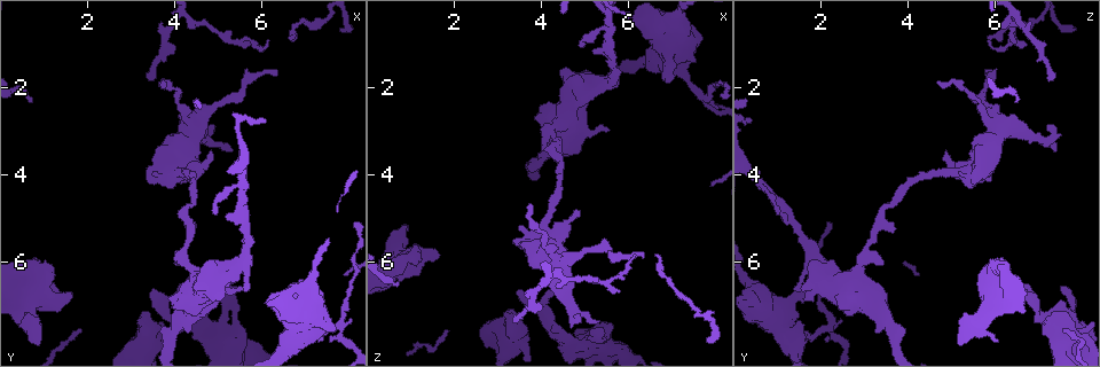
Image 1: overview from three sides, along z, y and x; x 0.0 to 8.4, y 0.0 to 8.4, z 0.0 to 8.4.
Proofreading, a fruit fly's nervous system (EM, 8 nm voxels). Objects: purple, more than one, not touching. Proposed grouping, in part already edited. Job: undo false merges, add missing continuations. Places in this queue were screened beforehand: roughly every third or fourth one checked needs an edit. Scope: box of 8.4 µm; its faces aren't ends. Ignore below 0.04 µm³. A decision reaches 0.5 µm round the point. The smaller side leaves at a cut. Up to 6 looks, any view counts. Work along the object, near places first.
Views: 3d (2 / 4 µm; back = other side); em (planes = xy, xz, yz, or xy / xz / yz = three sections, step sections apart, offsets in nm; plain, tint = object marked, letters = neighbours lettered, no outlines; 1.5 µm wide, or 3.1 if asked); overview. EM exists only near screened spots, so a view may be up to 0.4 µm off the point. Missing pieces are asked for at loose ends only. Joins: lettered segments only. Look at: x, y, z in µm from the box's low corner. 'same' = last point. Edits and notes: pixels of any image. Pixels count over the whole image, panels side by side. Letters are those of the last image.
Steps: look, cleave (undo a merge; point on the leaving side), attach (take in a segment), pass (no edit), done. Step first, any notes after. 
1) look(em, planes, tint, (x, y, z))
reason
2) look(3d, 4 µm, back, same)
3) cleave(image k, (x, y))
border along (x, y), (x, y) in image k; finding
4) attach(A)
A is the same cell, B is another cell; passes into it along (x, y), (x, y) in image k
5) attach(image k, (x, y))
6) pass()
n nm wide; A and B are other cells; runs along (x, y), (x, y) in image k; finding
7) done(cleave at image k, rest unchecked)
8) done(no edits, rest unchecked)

look(3d, 4 µm, (1.10, 6.20, 6.05))
branch stops here

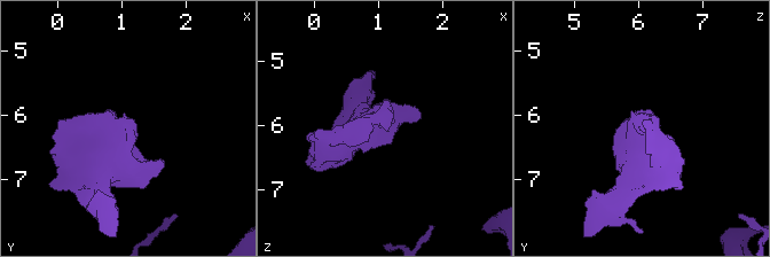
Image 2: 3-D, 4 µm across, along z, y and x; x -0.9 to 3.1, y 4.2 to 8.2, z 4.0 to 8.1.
look(em, planes, letters, (1.10, 6.15, 6.05))

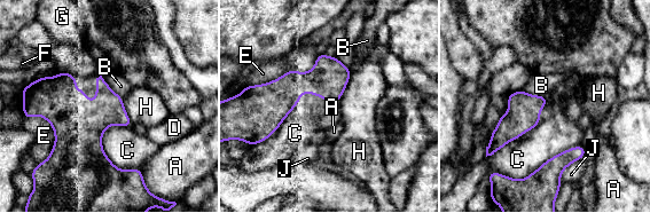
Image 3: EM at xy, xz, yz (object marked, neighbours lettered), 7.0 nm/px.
pass()
160 nm wide; A, B, C, D, E, F, G, H and J are other cells; border along (109, 125), (106, 156), (140, 170) in image 3; none of them fits

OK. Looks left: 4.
look(em, planes, letters, (3.55, 6.60, 6.70))
free end

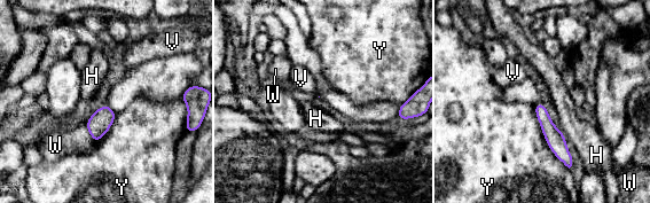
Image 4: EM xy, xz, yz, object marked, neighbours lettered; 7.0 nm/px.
pass()
H, V, W and Y are other cells; runs along (539, 106), (549, 131), (569, 163) in image 4; none of them fits

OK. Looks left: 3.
look(em, xz, step 4, tint, (4.90, 7.85, 7.90))
branch point

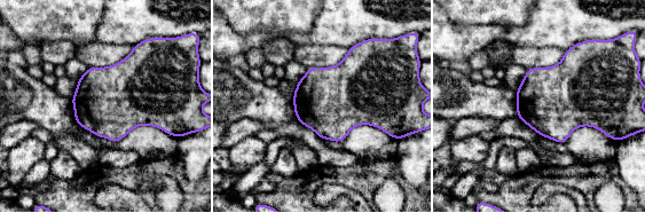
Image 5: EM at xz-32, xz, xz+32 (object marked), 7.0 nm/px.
look(em, planes, letters, same)

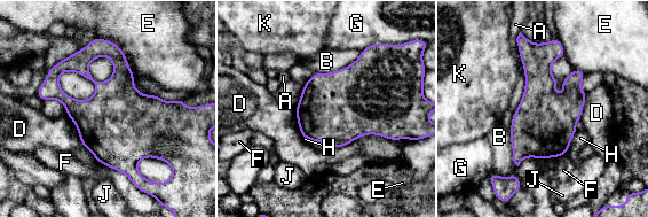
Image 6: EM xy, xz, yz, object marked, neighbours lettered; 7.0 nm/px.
pass()
A, B, D, E, F, G, H, J and K are other cells; border along (518, 35), (518, 52), (521, 61) in image 6; all the same cell

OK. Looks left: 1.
done(no edits, rest unchecked)

